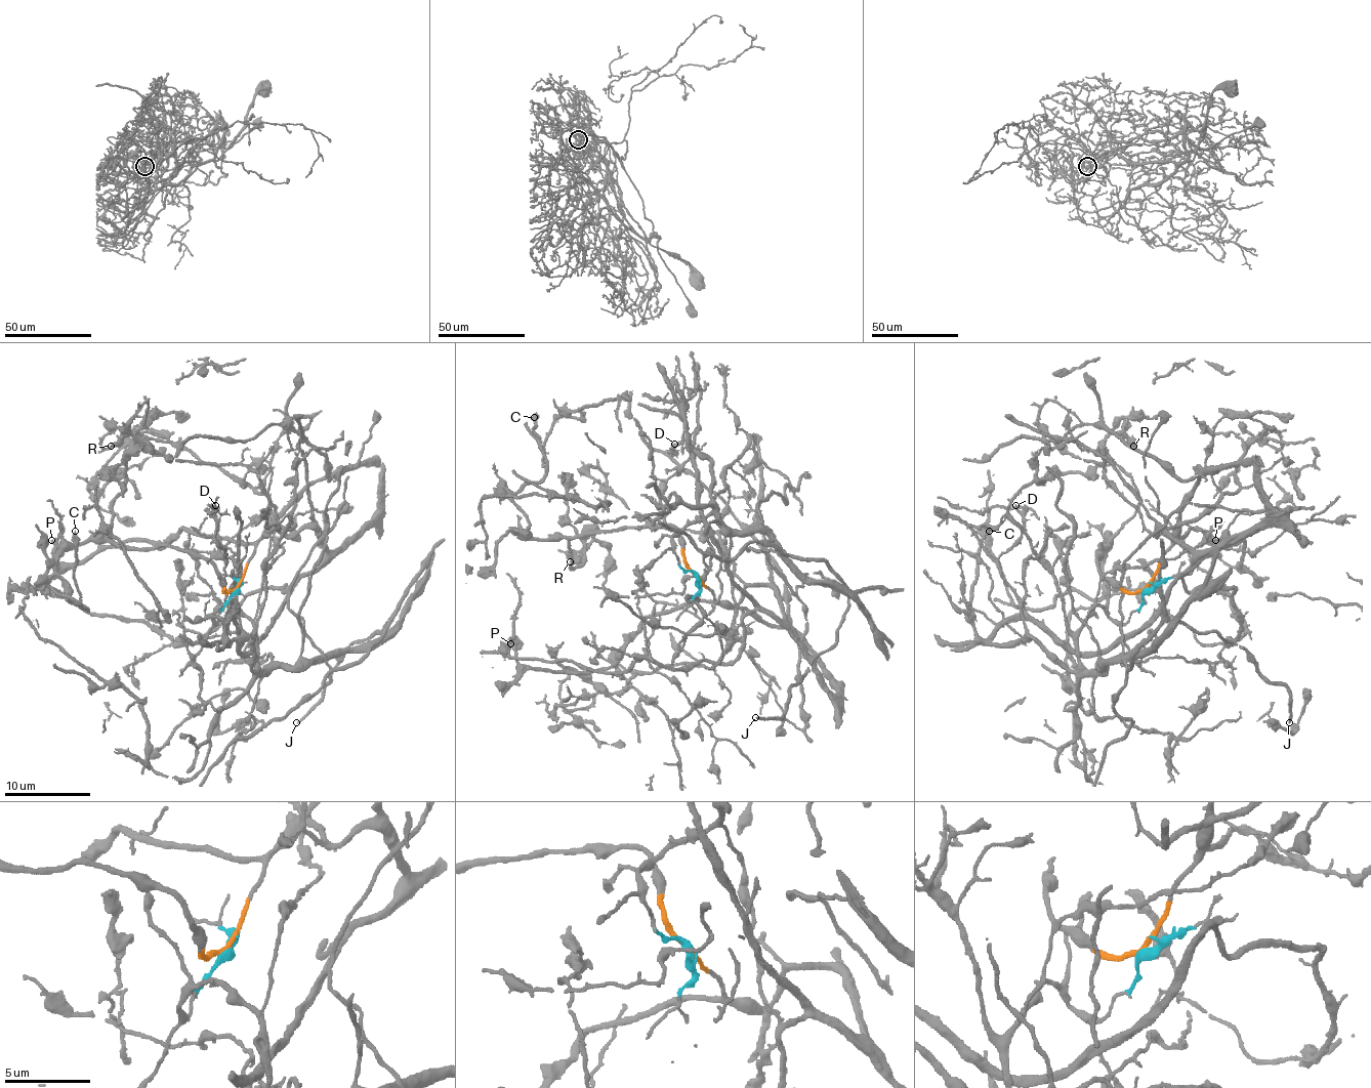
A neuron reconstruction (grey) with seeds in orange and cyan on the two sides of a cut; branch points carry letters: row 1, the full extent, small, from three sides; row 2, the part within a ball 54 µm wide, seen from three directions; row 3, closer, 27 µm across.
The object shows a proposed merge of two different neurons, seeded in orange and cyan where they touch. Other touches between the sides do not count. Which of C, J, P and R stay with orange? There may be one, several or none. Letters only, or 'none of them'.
C, P, R

